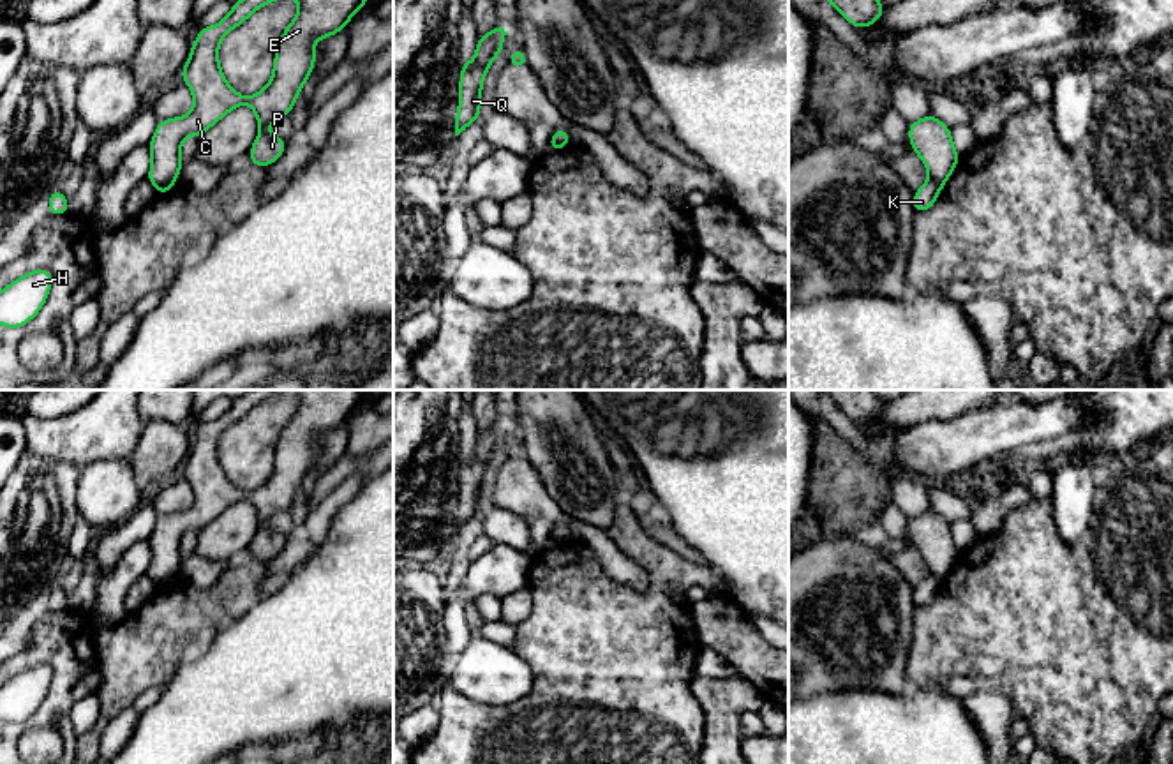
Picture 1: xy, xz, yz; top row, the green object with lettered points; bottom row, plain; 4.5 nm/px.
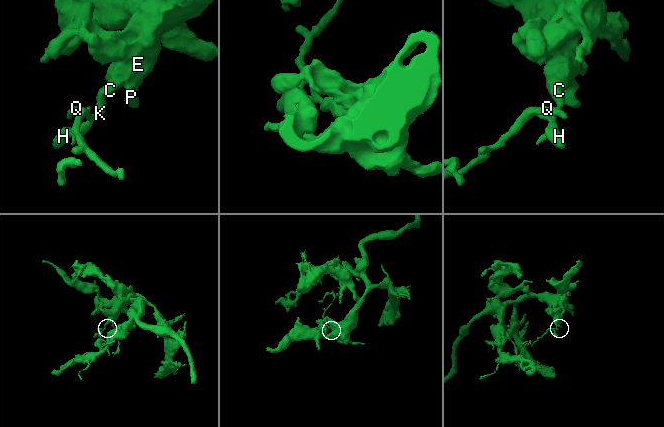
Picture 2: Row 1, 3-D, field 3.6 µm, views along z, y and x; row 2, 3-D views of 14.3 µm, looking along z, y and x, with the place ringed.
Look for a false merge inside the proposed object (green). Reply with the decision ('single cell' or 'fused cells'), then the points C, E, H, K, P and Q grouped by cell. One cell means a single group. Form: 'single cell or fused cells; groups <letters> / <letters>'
fused cells; groups C E P / H K Q

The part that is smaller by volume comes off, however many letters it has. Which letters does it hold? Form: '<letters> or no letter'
H, K, Q

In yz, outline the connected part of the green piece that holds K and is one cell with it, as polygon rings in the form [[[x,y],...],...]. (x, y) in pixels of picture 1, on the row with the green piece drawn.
[[[928,180],[921,189],[917,189],[912,198],[915,213],[930,210],[935,205],[940,191],[942,187],[933,180]]]

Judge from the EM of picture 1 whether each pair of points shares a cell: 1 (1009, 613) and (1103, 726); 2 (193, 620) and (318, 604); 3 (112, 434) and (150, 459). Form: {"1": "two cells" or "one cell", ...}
{"1": "one cell", "2": "two cells", "3": "two cells"}

